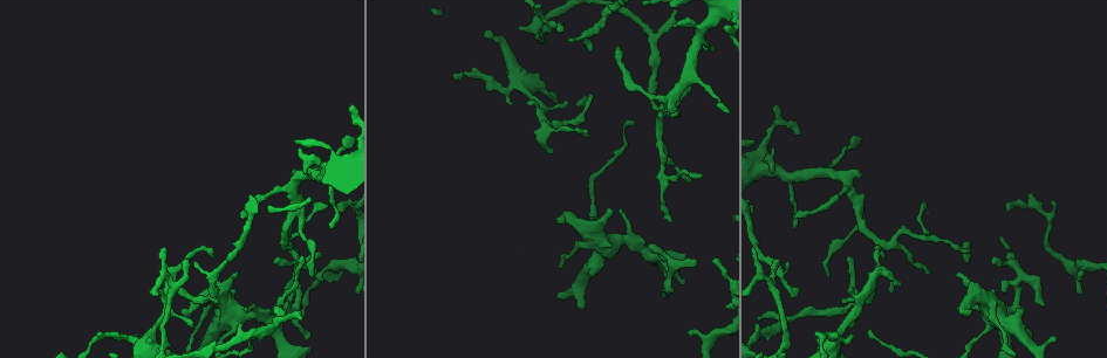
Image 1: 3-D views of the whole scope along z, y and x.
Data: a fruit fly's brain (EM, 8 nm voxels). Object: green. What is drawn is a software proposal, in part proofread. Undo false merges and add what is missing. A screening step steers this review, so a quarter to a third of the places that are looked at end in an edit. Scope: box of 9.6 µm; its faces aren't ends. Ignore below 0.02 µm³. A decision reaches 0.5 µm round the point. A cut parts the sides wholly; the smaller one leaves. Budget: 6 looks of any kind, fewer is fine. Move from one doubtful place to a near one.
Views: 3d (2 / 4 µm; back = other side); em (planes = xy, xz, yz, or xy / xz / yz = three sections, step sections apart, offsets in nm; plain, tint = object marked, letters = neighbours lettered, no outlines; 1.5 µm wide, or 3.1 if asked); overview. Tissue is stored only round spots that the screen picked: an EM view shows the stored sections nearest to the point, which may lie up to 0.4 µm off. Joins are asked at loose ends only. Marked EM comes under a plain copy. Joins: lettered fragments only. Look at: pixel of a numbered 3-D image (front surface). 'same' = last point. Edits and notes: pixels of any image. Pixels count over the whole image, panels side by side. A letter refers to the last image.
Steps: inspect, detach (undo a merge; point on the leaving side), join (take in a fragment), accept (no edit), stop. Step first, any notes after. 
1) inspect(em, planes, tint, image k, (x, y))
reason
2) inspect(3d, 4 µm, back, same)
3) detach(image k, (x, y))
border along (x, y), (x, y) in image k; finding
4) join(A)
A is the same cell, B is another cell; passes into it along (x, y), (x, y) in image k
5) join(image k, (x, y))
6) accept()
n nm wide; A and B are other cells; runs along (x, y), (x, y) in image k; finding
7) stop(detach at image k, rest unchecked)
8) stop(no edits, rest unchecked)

inspect(em, planes, tint, image 1, (527, 102))
free end

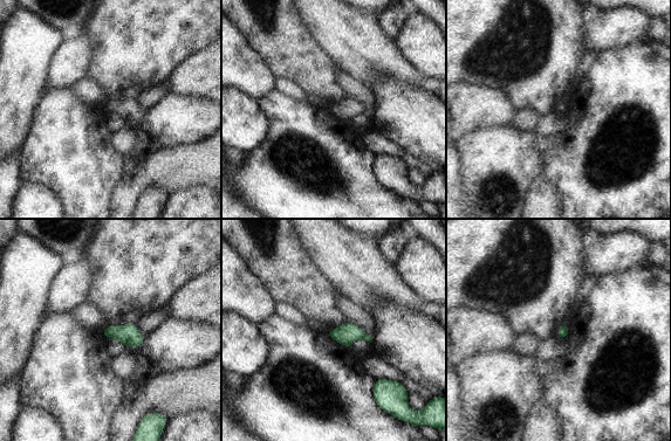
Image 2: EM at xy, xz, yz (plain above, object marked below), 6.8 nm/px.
inspect(em, planes, letters, same)
see the neighbours

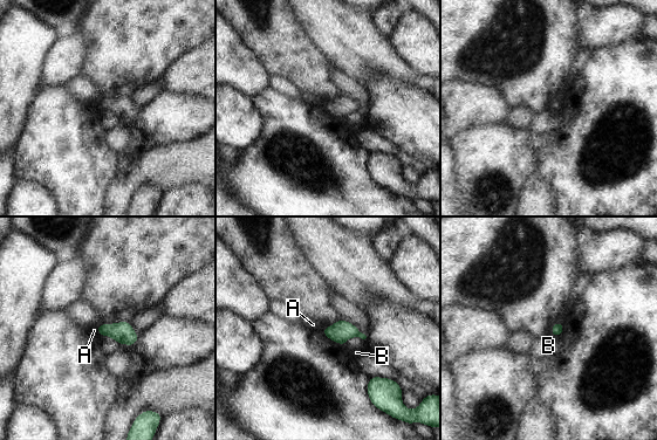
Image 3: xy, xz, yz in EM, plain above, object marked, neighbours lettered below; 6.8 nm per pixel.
accept()
A and B are other cells; border along (326, 327), (321, 330) in image 3; no lettered fragment goes on from it

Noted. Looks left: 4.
inspect(3d, 2 µm, image 1, (679, 283))

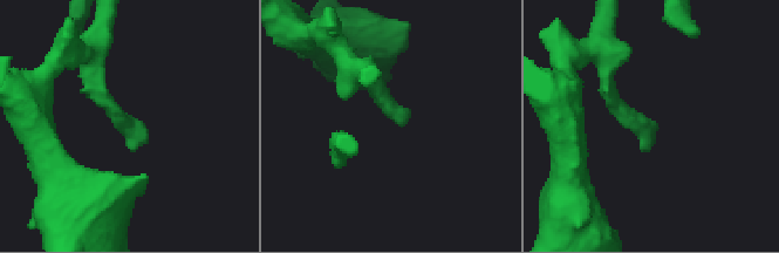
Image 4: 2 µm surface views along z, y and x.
inspect(em, planes, letters, image 4, (394, 117))
now the EM

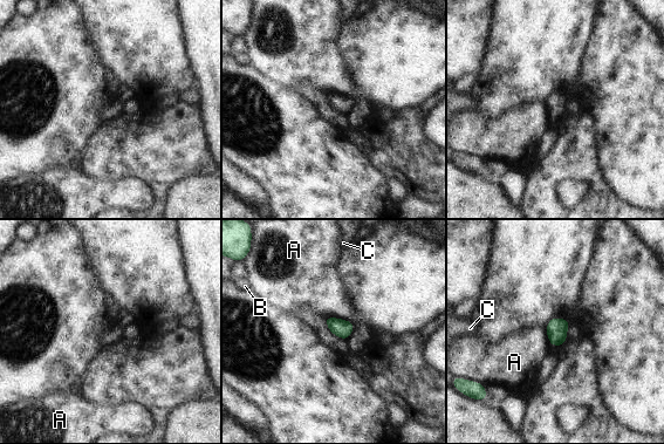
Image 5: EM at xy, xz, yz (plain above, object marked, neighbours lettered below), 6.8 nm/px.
accept()
120 nm wide; A, B and C are other cells; none of them fits

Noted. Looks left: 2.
inspect(em, planes, tint, image 1, (544, 18))
sharp bend

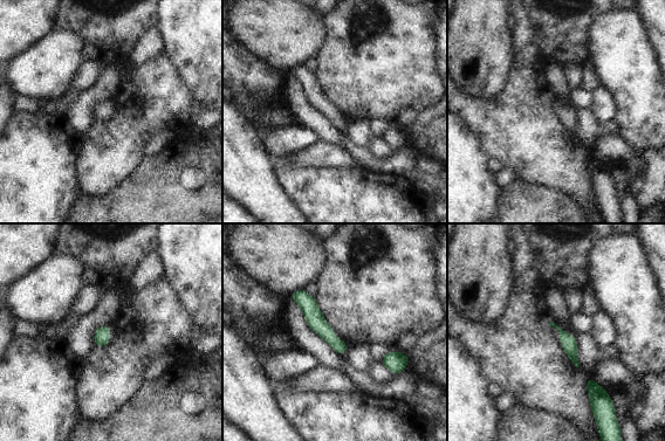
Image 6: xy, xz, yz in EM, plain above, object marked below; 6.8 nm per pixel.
inspect(em, planes, letters, same)
see the neighbours

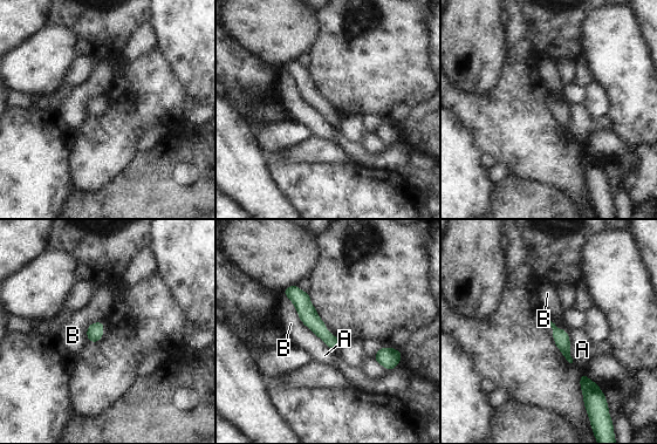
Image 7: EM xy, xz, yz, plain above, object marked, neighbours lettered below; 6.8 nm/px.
accept()
110 nm wide; B touches over 360 nm; A and B are other cells; all the same neuron

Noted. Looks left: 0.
stop(no edits, rest unchecked)

